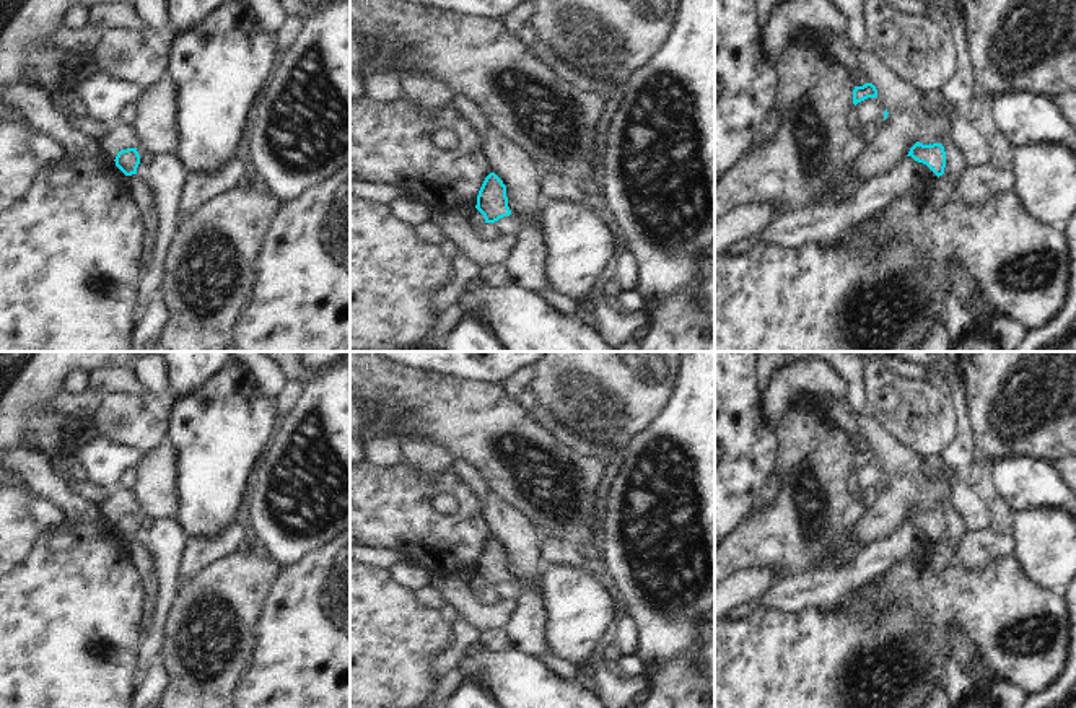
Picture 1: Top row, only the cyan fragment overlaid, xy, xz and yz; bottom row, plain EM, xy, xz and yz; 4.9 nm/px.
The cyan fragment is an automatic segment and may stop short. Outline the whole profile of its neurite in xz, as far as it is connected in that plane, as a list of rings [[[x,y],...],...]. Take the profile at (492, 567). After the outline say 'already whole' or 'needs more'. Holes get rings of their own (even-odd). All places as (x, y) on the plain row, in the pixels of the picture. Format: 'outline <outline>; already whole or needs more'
outline [[[490,537],[485,542],[477,560],[475,573],[483,579],[485,588],[495,588],[500,583],[511,579],[506,550],[495,537]]]; already whole

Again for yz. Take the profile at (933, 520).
outline [[[916,506],[907,521],[912,521],[915,526],[926,529],[938,542],[944,539],[946,516],[941,508],[923,509]]]; already whole

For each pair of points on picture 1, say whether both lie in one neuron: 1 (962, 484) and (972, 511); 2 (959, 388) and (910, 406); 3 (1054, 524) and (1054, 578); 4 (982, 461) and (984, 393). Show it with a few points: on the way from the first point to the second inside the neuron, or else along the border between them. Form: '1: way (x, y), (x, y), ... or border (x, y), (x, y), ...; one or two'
1: way (962, 490), (964, 498), (971, 505); one
2: border (949, 396), (956, 412), (956, 433); two
3: way (1054, 537), (1054, 565); one
4: way (985, 445), (985, 409); one

